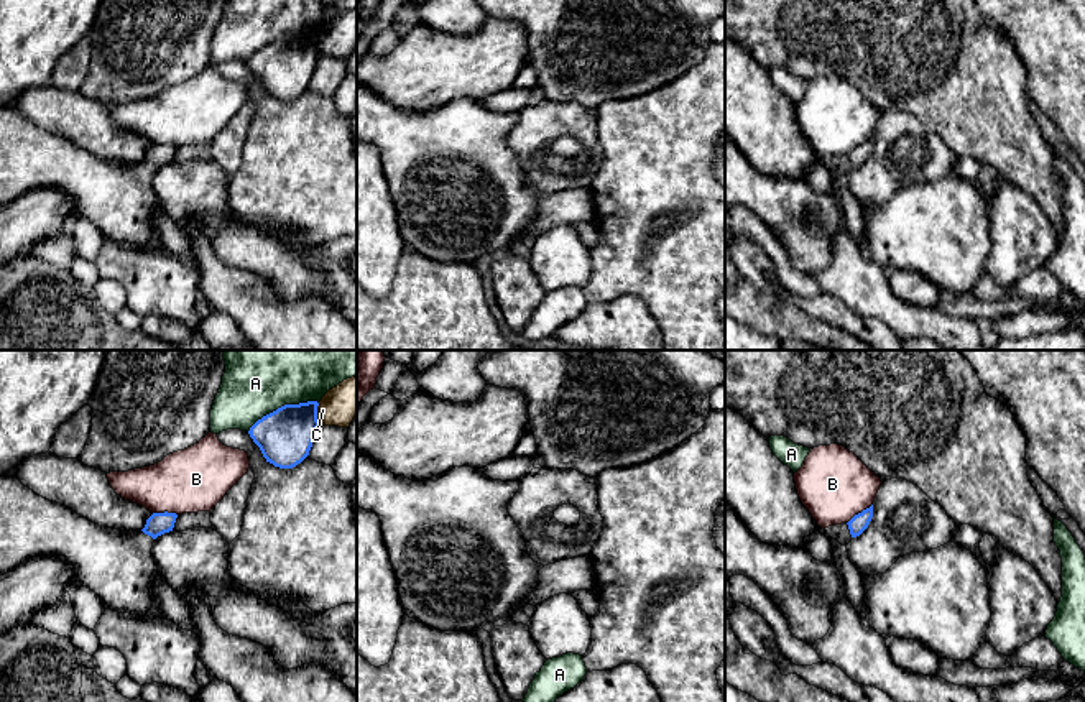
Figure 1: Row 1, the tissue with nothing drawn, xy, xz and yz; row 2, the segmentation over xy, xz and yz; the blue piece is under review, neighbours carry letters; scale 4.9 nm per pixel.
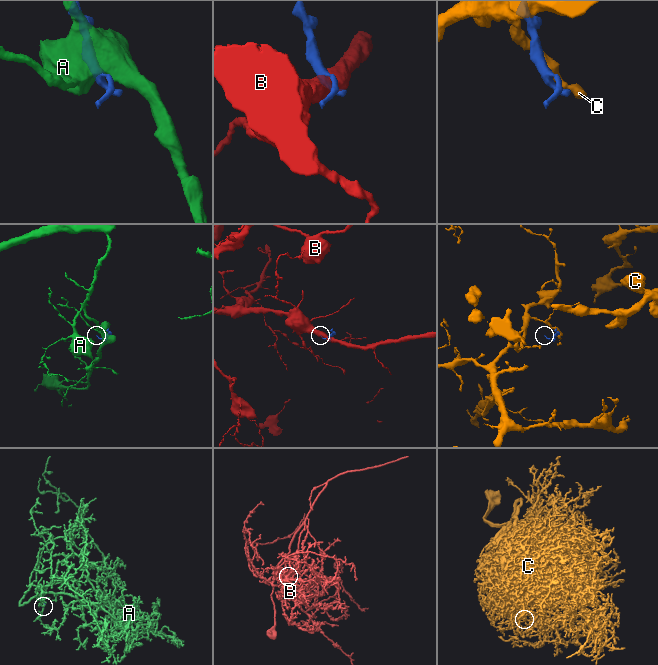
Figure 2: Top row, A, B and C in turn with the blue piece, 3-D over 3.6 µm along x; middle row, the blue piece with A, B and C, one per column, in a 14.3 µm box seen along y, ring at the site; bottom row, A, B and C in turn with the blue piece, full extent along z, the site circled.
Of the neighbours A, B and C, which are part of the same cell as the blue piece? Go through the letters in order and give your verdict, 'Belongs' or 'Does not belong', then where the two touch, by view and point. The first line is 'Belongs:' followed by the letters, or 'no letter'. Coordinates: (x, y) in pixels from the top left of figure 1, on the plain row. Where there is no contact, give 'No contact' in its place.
Belongs: no letter
A: Does not belong. Touches blue at xy (281, 38)
B: Does not belong. Touches blue at yz (858, 145)
C: Does not belong. Touches blue at xy (316, 45)

